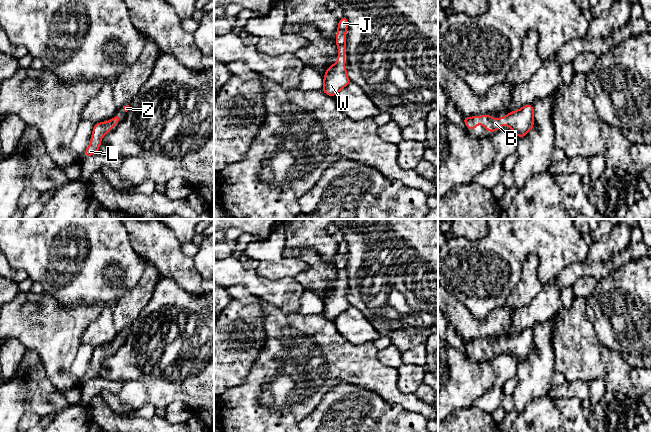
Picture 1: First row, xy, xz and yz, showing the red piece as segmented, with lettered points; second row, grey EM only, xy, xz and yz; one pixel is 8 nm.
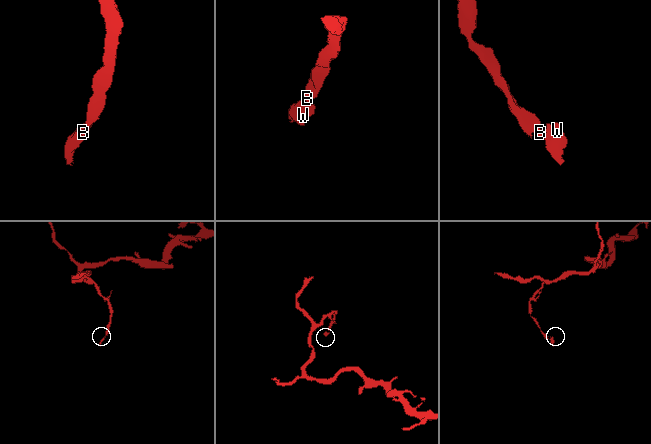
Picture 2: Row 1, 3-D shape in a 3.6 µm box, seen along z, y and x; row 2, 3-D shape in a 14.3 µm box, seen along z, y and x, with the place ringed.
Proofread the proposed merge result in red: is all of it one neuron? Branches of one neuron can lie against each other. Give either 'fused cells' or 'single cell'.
single cell

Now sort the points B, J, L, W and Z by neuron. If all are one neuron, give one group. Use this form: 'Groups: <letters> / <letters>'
Groups: B J L W Z

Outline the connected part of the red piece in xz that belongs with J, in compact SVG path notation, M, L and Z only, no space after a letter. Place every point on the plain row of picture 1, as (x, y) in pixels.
M343 240L338 247L337 261L335 266L338 270L338 286L327 292L323 300L324 310L321 313L324 317L334 321L342 312L347 310L351 304L347 300L346 290L344 288L346 273L346 254L348 252L348 243Z

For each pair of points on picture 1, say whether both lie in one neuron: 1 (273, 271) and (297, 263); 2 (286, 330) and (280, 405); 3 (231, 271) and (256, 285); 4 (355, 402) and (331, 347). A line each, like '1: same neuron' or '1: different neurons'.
1: same neuron
2: same neuron
3: same neuron
4: different neurons

